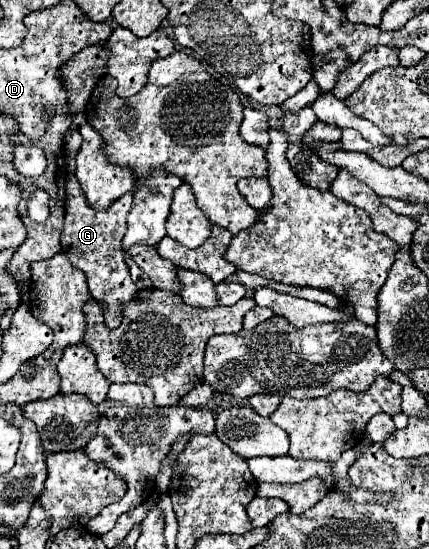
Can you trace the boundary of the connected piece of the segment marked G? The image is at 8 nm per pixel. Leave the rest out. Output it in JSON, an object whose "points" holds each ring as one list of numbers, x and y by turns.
{"points":[[75,178,67,180,65,190,67,190,65,228,61,234,63,252,71,260,71,264,87,276,91,298,101,302,105,308,105,324,109,324,109,328,117,328,121,324,121,306,137,294,137,286,129,276,129,268,121,248,121,240,127,230,127,214,131,210,133,194,129,192,121,196,115,204,111,204,107,210,97,212,87,206,87,200]]}

